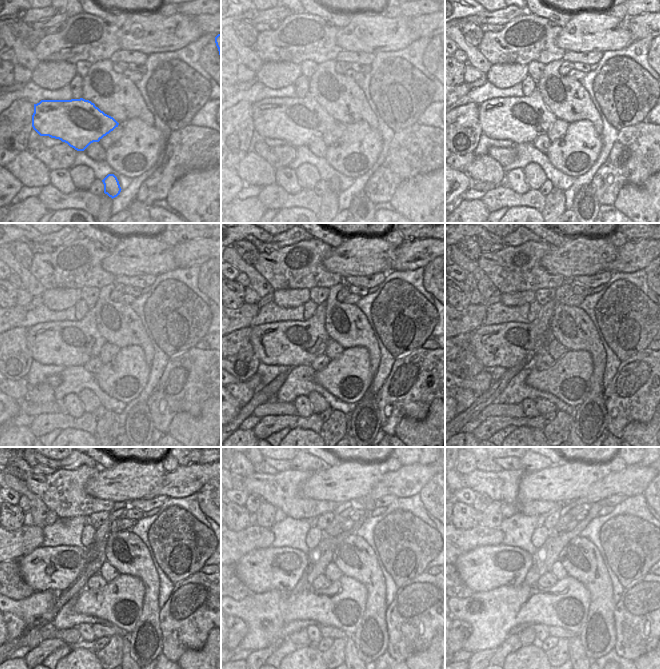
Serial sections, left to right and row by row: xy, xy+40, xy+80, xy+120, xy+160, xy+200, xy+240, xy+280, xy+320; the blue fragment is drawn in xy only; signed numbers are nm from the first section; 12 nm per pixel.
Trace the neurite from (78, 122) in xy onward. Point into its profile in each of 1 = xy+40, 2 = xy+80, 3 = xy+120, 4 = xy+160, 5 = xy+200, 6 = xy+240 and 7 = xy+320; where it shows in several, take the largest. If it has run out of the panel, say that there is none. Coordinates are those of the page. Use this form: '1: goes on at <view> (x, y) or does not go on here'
1: goes on at xy+40 (297, 120)
2: goes on at xy+80 (521, 120)
3: goes on at xy+120 (66, 343)
4: goes on at xy+160 (292, 343)
5: goes on at xy+200 (505, 345)
6: goes on at xy+240 (46, 568)
7: goes on at xy+320 (484, 568)

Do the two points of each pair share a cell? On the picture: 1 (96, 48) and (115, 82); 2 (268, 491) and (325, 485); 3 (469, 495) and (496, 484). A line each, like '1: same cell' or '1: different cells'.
1: different cells
2: different cells
3: different cells

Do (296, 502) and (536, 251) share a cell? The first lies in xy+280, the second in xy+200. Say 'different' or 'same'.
same

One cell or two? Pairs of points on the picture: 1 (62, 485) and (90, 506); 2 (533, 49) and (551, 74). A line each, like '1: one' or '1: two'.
1: one
2: two

